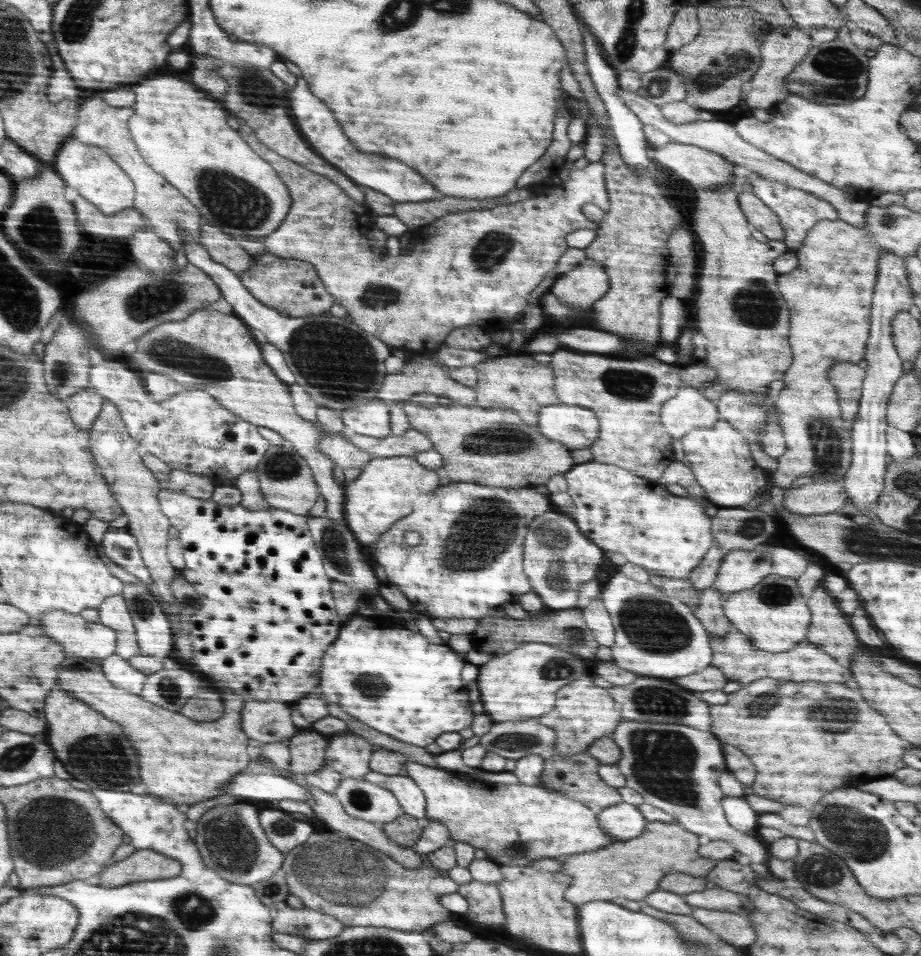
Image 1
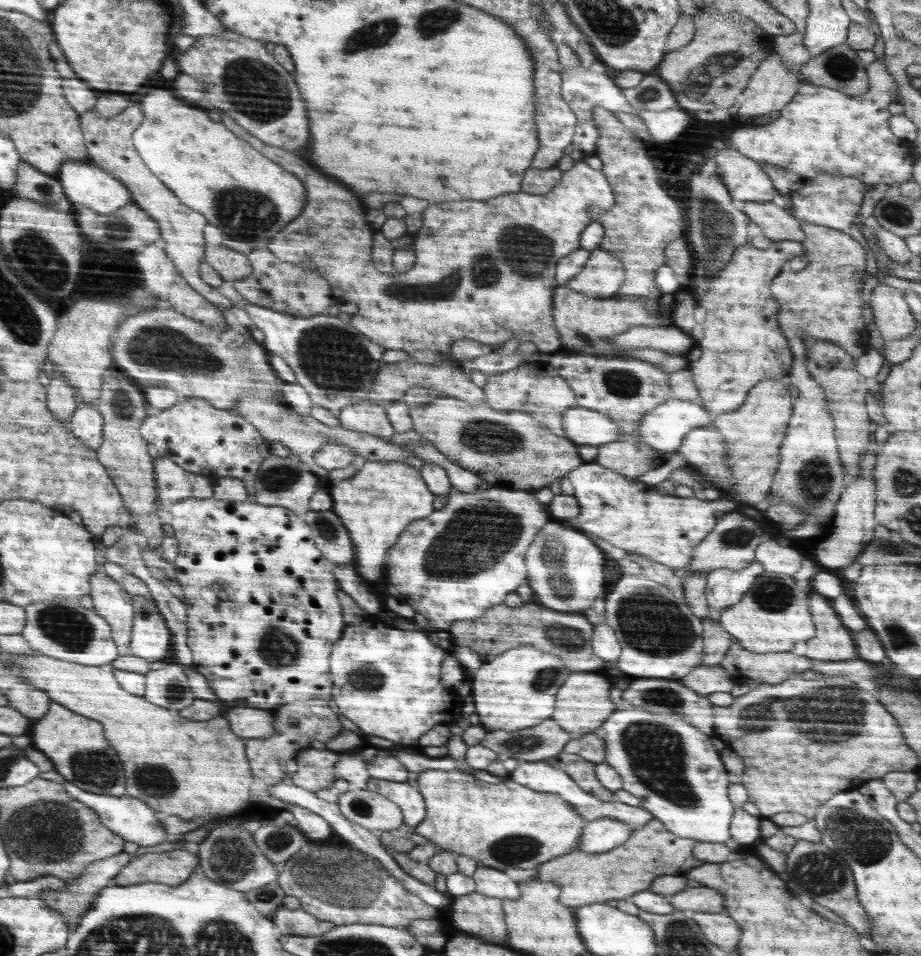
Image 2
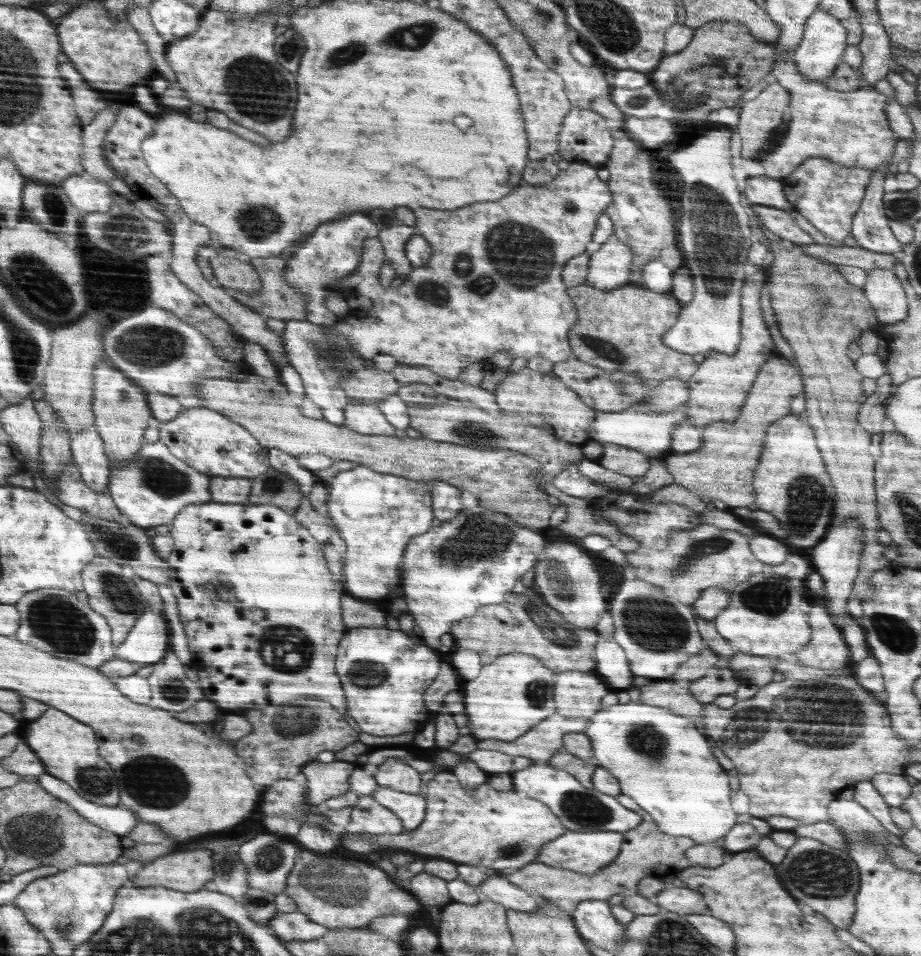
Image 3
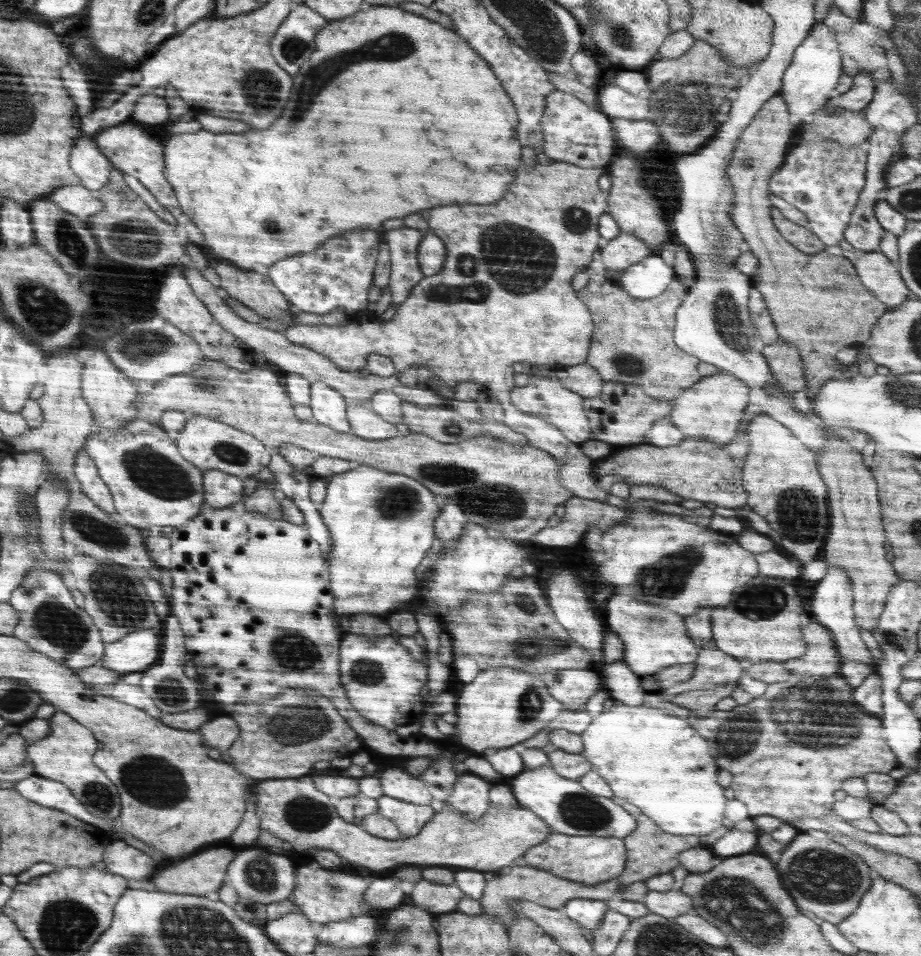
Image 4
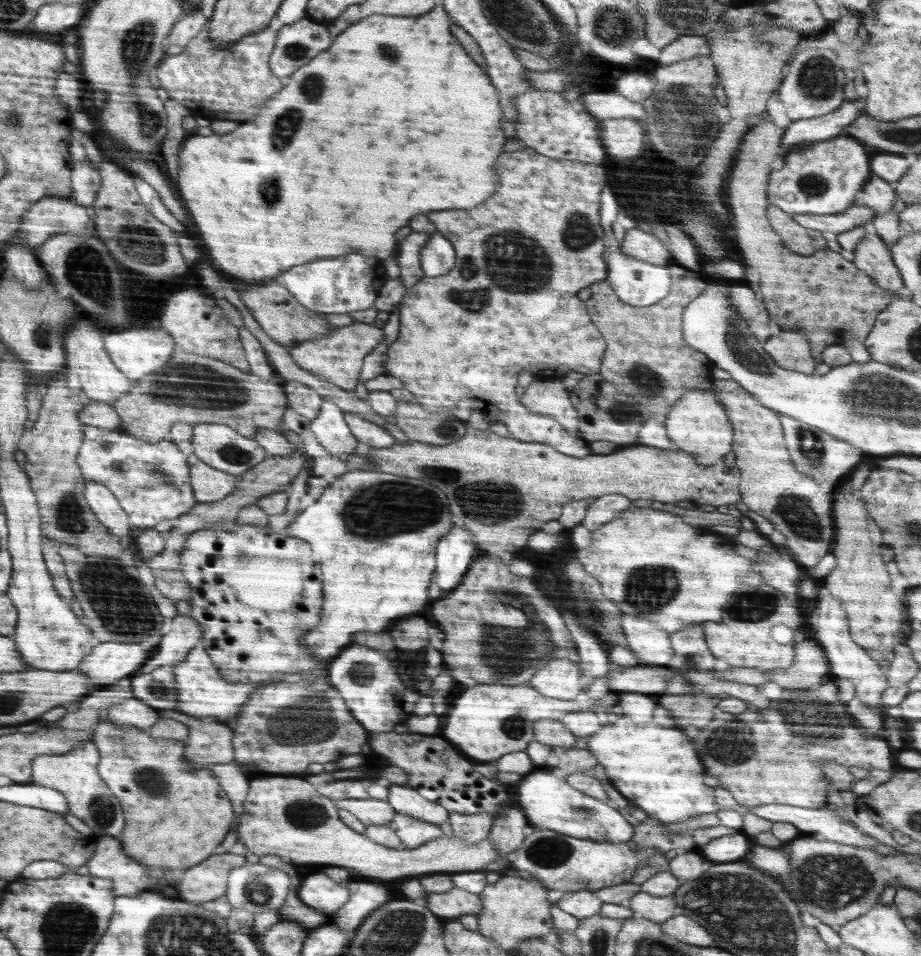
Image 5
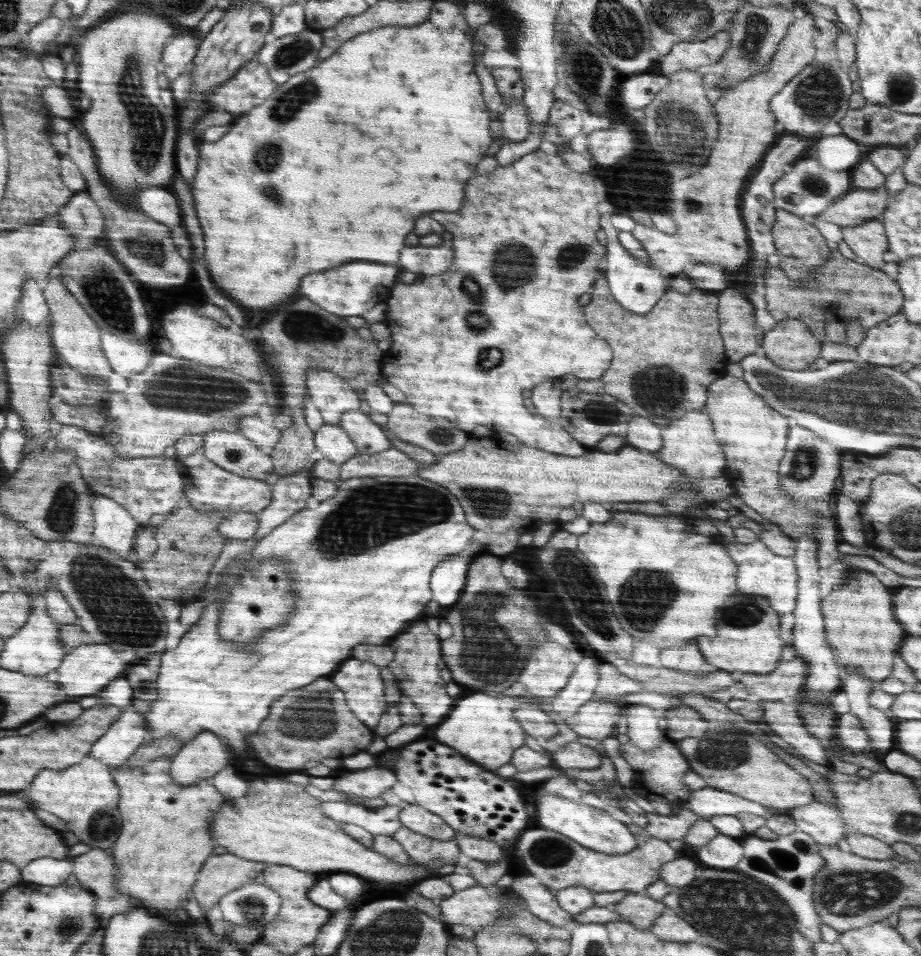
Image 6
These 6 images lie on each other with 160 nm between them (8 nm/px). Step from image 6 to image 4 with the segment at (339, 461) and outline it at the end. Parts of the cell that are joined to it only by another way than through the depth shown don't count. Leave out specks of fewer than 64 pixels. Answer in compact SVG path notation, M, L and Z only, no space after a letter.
M313 382L310 385L309 406L313 412L314 422L352 435L351 423L347 419L348 404L343 393L325 382Z

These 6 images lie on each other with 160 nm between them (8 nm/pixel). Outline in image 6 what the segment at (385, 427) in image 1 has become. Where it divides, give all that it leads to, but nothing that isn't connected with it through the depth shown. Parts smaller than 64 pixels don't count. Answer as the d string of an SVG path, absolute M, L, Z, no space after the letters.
M360 409L343 412L339 425L350 435L358 453L374 455L393 446L382 427Z

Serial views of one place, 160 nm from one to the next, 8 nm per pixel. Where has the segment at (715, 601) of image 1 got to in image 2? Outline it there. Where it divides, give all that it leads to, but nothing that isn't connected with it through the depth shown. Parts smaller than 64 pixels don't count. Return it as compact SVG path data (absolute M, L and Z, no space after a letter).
M702 619L703 626L702 640L704 642L704 658L702 664L706 666L714 666L724 658L724 652L728 650L728 646L734 642L733 636L725 631L725 628L718 620Z

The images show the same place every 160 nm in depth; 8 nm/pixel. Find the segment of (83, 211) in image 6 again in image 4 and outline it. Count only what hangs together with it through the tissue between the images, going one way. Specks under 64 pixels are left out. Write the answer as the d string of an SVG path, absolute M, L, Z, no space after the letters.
M93 137L82 138L80 144L76 144L76 152L72 152L70 163L71 169L80 177L80 185L96 193L111 180L114 165L100 152L99 145Z

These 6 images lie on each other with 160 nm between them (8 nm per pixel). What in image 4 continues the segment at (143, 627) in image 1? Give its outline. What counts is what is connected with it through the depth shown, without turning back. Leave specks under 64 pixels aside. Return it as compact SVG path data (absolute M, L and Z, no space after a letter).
M146 629L126 635L123 639L106 645L104 656L98 665L119 675L145 672L157 662L160 634L157 629Z

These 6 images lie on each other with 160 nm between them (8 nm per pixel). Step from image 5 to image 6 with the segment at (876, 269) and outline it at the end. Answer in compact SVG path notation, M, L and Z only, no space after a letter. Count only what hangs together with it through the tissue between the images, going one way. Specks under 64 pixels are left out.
M865 221L862 225L842 228L843 242L862 258L864 264L872 268L882 269L888 260L889 242L884 224L877 221Z

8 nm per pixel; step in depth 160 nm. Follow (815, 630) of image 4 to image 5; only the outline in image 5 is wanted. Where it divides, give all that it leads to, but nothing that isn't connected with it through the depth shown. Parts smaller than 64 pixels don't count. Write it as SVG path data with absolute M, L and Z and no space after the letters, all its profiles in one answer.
M804 640L796 644L796 658L790 668L768 672L772 672L772 682L778 682L782 688L816 688L824 684L824 674L828 674L828 660L814 640Z

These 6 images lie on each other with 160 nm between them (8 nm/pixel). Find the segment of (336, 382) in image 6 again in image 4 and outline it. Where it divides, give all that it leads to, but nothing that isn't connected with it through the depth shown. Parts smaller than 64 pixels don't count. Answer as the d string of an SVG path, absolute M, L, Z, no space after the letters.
M555 161L550 165L528 167L521 162L512 186L504 192L504 198L494 204L444 206L418 212L428 222L430 232L444 243L446 259L438 274L425 276L414 286L409 297L397 306L391 320L377 318L360 320L360 323L352 320L338 326L302 324L288 327L283 332L284 336L294 344L326 356L338 368L348 372L364 372L368 356L380 354L392 360L396 372L406 371L410 366L426 366L452 390L458 382L476 382L484 395L496 398L502 404L504 424L524 435L530 446L544 450L561 461L559 484L563 484L563 488L567 488L574 497L605 501L609 492L602 489L593 477L591 468L594 462L581 451L581 445L570 442L542 415L516 410L510 404L508 392L514 388L514 362L542 364L554 372L586 363L594 323L590 311L572 289L572 278L578 272L586 271L593 254L601 250L598 221L607 210L608 191L599 187L598 179L606 173L607 166L582 168Z

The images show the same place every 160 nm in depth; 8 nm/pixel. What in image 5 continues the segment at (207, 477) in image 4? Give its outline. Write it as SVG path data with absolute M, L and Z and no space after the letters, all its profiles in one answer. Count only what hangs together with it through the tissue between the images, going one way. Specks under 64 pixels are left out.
M193 453L188 454L187 460L197 502L215 503L227 499L232 492L238 490L237 475L212 468Z

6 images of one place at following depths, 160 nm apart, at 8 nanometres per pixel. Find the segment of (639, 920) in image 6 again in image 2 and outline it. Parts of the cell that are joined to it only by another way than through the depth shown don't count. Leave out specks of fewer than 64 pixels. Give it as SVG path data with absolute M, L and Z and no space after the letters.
M688 887L671 895L671 905L681 911L693 910L694 912L722 912L724 900L720 892L712 888Z

